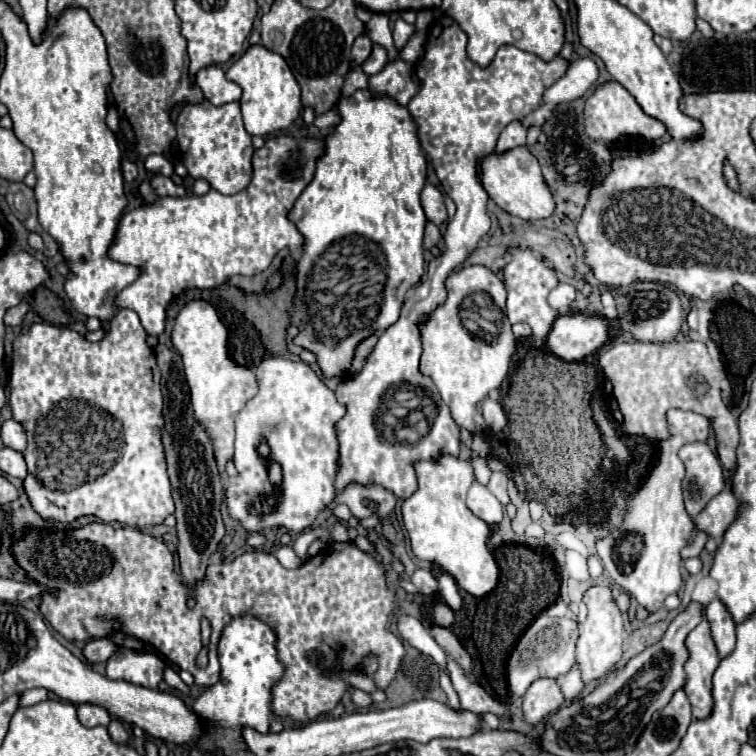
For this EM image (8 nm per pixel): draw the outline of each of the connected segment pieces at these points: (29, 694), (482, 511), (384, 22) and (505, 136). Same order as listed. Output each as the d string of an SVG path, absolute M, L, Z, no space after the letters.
M35 688L35 690L27 690L27 692L23 692L21 694L21 698L19 698L19 706L23 708L23 706L33 706L33 704L39 704L39 702L43 702L43 700L47 700L47 690L43 690L43 688Z
M473 482L473 486L469 488L467 506L477 518L485 520L487 524L497 524L503 518L501 502L487 490L487 486L483 486L479 482Z
M373 14L371 20L367 22L367 36L381 44L383 48L387 48L389 58L393 60L397 56L397 50L393 46L393 38L391 38L391 28L389 28L389 18L387 14Z
M515 120L499 134L495 152L505 152L505 150L511 150L515 146L525 146L525 138L527 138L527 126L523 122Z

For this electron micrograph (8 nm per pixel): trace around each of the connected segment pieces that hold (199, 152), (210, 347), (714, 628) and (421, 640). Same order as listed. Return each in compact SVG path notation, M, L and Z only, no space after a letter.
M209 100L185 104L177 120L177 144L181 160L193 178L203 178L221 194L235 194L243 190L253 178L253 144L243 128L239 102L213 106Z
M191 300L179 310L171 332L171 342L185 364L195 416L199 422L205 422L217 448L215 458L219 472L223 472L225 460L231 460L233 454L233 414L243 408L243 402L247 402L251 394L255 394L255 376L247 368L237 368L227 358L227 328L221 324L217 310L205 300Z
M715 598L705 610L707 610L707 620L711 626L711 634L719 650L719 656L725 658L735 648L735 622L727 606L719 598Z
M399 616L397 618L397 632L399 636L403 638L405 644L417 648L419 652L431 656L439 666L445 668L445 662L447 662L447 656L445 656L445 650L427 634L425 626L413 618L413 616Z

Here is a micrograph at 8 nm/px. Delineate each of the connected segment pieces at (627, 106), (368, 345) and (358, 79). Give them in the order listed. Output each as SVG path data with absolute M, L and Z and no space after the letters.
M615 80L597 86L595 92L587 98L587 102L585 102L585 128L587 128L589 138L605 140L605 142L613 142L625 134L629 134L629 136L639 134L647 140L657 140L657 138L663 138L667 134L667 126L661 120L647 116L643 112L643 108L635 102L635 98Z
M371 334L371 336L363 338L363 340L357 344L357 348L355 348L355 356L353 356L353 364L351 364L351 374L357 374L357 372L363 368L363 362L367 360L369 352L373 350L377 338L379 338L379 334Z
M353 66L351 74L347 74L347 78L345 78L343 96L351 96L355 90L361 90L365 86L367 86L367 74L361 70L361 66Z

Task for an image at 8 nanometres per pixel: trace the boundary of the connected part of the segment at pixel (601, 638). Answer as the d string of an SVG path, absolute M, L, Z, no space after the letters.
M591 586L583 594L583 602L587 604L587 620L579 626L579 640L577 640L577 664L583 672L583 682L591 682L601 678L607 670L611 670L621 660L621 646L625 638L625 626L621 610L613 598L609 586Z

